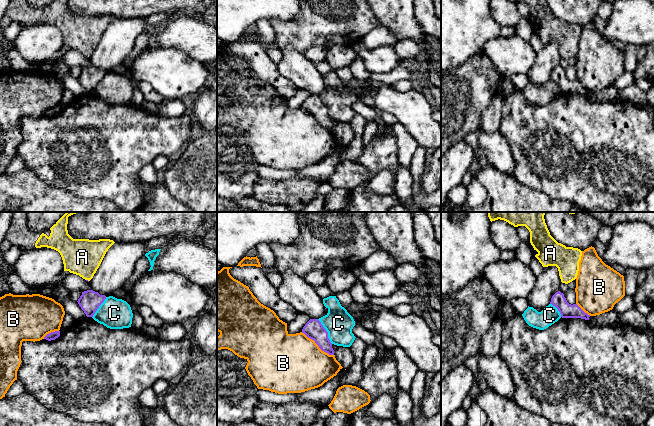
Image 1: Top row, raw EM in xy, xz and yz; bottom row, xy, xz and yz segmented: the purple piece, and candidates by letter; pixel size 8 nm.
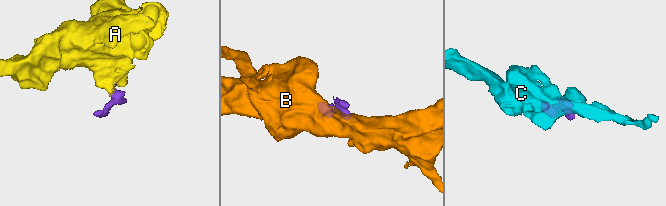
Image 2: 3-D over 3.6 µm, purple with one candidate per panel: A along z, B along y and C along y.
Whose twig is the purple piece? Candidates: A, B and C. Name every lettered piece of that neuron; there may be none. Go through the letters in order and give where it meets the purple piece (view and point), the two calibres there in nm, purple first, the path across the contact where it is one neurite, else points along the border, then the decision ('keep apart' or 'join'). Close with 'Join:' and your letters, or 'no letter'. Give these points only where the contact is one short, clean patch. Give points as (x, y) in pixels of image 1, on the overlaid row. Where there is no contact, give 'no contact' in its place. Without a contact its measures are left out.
A: meets purple in xy at (87, 280); 20 nm thick on the purple side, 300 nm on the other; runs through xy (86, 280), (87, 280), (86, 266), (82, 257); join
B: meets purple in xz at (317, 344); 160 nm thick on the purple side, 480 nm on the other; keep apart
C: meets purple in xz at (326, 331); 160 nm thick on the purple side, 220 nm on the other; border along xz (317, 319), (327, 332), (327, 337), (332, 343); keep apart
Join: A

